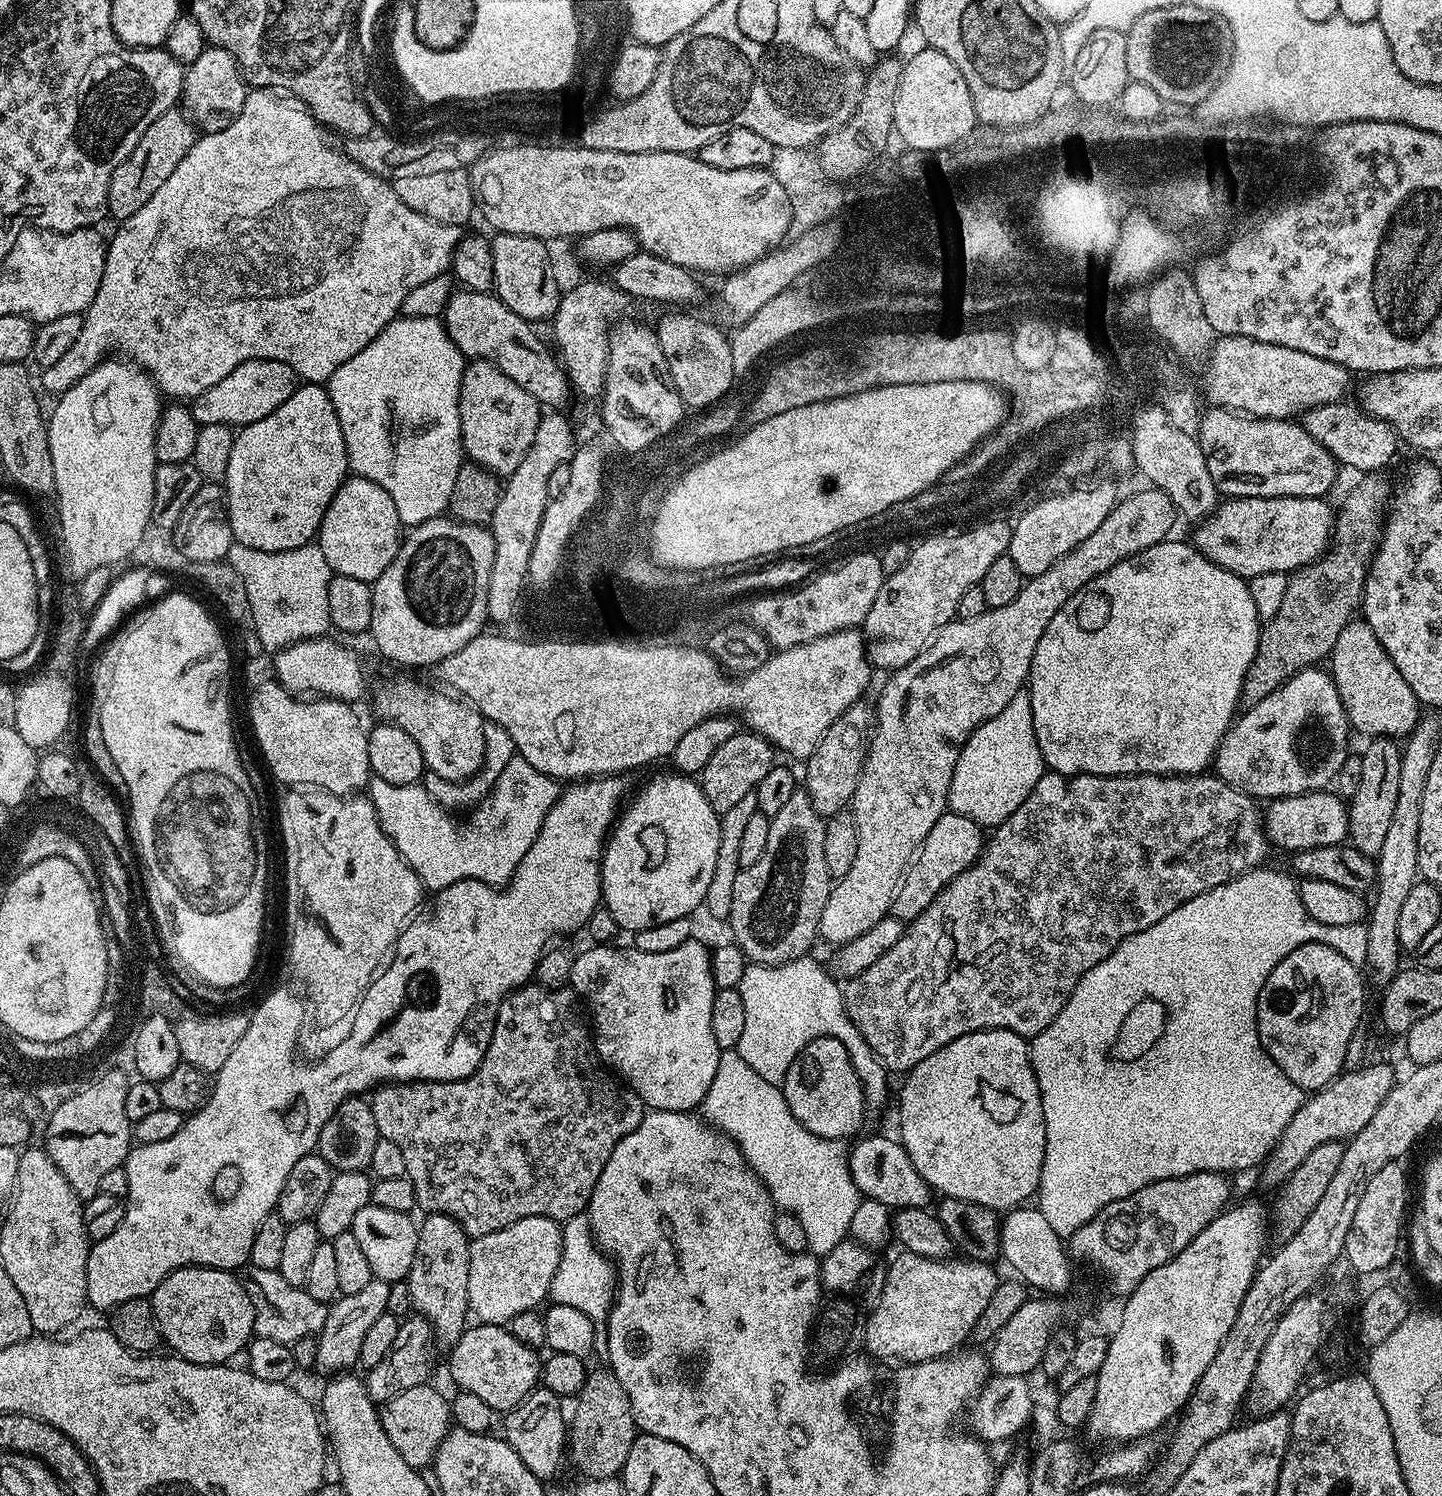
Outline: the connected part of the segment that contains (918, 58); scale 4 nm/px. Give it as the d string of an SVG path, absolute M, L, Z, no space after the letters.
M927 46L903 61L904 69L900 86L900 100L894 98L892 126L895 135L905 144L905 149L935 154L946 147L952 147L960 139L966 138L978 125L974 102L966 86L966 78L938 50Z

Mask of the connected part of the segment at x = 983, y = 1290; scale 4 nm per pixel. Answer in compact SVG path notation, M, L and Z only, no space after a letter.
M901 1251L899 1255L893 1258L892 1264L890 1260L887 1265L882 1298L878 1298L876 1305L867 1313L863 1343L868 1343L873 1357L893 1356L894 1359L900 1360L896 1362L904 1364L917 1364L953 1355L963 1345L960 1343L971 1337L978 1318L982 1318L982 1310L986 1310L990 1298L994 1298L998 1275L996 1276L995 1270L992 1269L993 1265L979 1260L931 1260L905 1251Z

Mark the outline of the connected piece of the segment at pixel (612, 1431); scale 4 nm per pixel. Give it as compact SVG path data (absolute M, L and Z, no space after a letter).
M593 1367L588 1373L582 1390L574 1398L576 1409L570 1412L570 1460L576 1463L581 1477L590 1480L610 1480L624 1470L626 1454L634 1446L638 1435L636 1419L622 1390L622 1382L607 1367Z

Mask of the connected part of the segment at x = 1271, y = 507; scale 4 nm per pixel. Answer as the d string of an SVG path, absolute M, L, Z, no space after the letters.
M1242 497L1228 498L1195 525L1196 533L1190 537L1191 543L1210 562L1230 570L1230 574L1255 578L1262 574L1282 572L1291 574L1299 568L1321 559L1332 543L1334 508L1321 497Z

